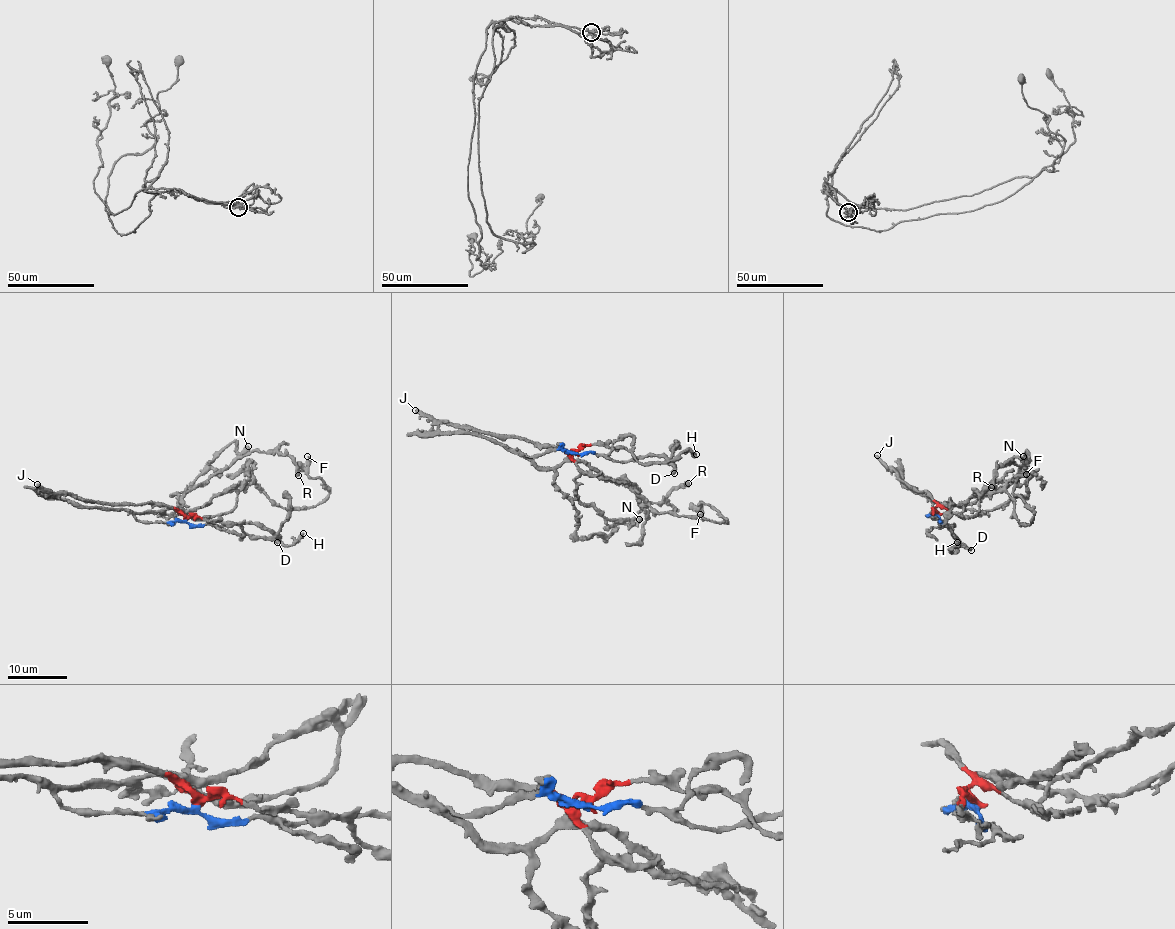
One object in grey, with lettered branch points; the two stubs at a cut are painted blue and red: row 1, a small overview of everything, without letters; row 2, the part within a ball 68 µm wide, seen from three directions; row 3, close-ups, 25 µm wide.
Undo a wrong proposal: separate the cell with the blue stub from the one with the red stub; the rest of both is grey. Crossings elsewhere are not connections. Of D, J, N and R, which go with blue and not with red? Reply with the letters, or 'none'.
D

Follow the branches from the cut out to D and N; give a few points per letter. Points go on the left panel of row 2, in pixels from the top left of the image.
D: (185, 520), (193, 525), (264, 525), (278, 542)
N: (185, 520), (181, 512), (187, 515), (181, 500), (188, 490), (203, 486), (213, 474), (227, 470), (248, 445)

